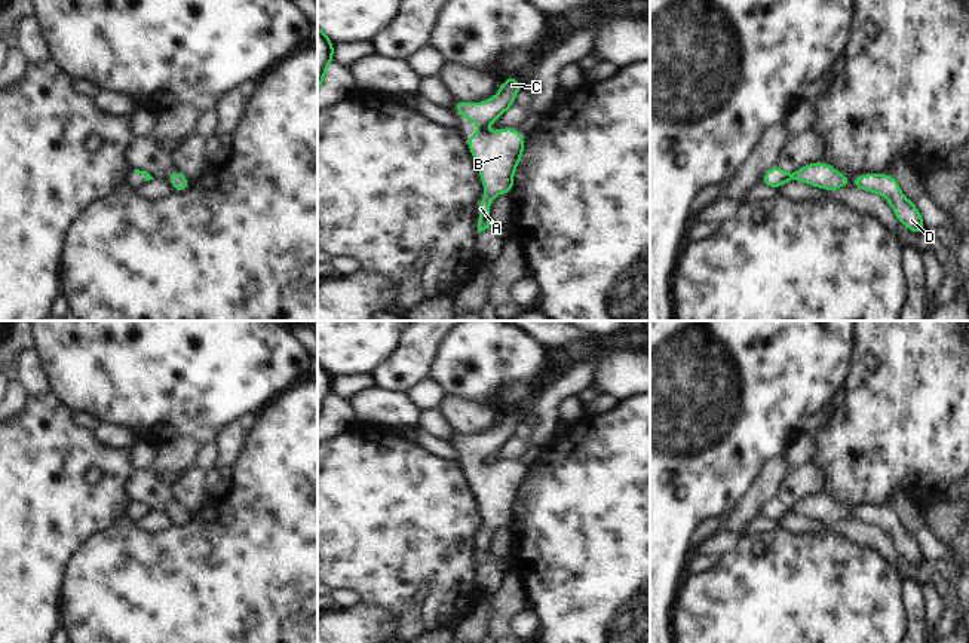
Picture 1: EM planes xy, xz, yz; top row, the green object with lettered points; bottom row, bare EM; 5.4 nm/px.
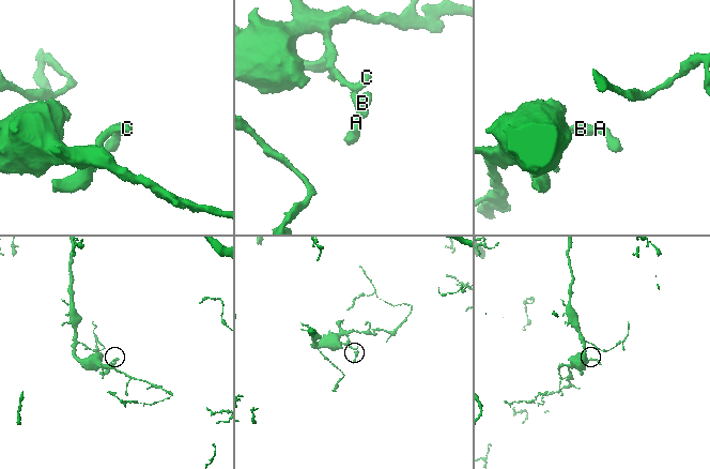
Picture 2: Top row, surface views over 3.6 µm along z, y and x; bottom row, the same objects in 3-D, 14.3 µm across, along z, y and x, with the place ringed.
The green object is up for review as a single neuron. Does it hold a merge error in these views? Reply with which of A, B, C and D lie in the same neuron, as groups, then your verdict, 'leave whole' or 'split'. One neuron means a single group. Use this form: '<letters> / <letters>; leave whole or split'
A B C D; leave whole

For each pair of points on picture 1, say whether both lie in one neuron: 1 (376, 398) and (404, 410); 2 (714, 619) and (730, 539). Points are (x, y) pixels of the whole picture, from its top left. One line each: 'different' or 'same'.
1: same
2: different

